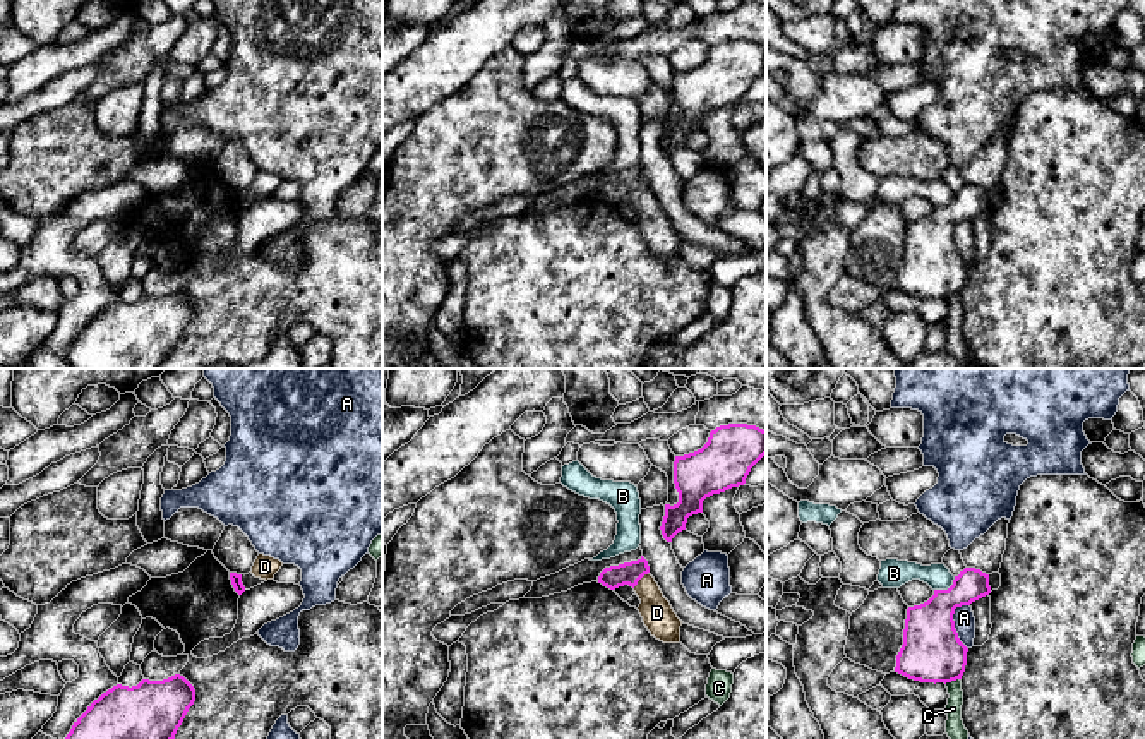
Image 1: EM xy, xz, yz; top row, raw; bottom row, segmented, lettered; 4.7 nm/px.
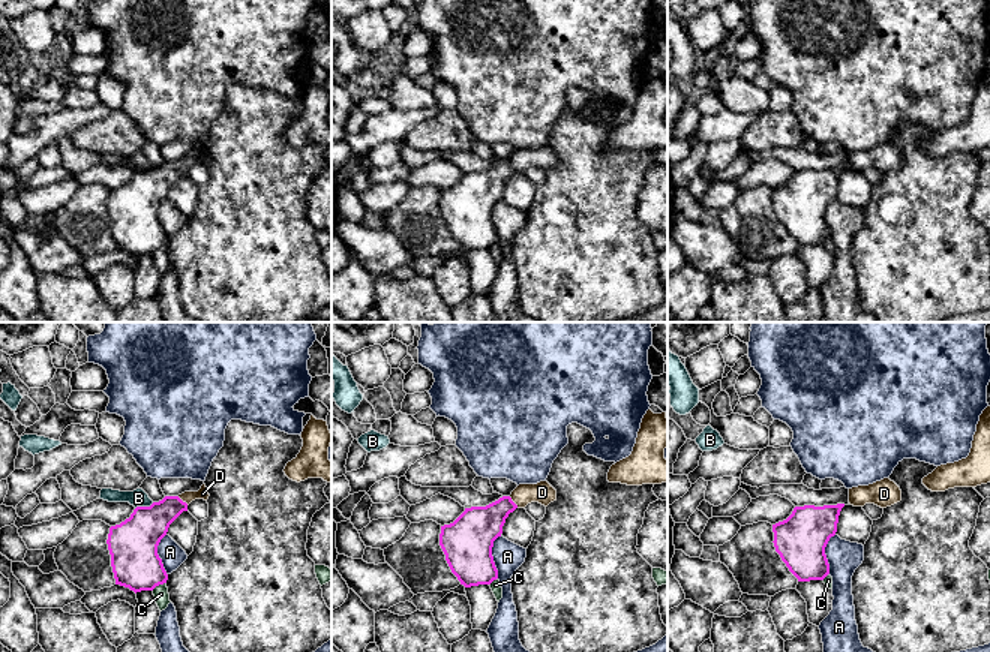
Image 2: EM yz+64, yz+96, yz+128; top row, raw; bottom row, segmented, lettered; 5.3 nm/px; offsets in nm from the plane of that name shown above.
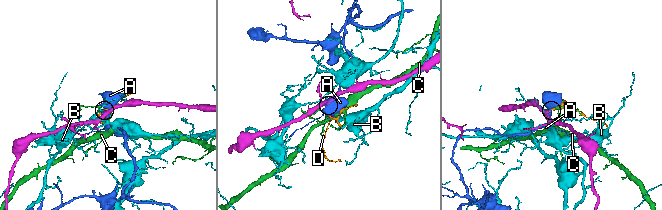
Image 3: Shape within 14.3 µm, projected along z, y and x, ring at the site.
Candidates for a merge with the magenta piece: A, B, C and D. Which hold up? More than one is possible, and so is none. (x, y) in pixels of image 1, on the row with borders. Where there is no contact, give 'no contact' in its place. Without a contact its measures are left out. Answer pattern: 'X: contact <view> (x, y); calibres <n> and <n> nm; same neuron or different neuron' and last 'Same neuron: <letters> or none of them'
A: contact yz (953, 626); calibres 280 and 100 nm; different neuron
B: contact yz (948, 588); calibres 260 and 120 nm; different neuron
C: contact yz (952, 679); calibres 280 and 90 nm; different neuron
D: contact xz (640, 578); calibres 110 and 150 nm; same neuron
Same neuron: D

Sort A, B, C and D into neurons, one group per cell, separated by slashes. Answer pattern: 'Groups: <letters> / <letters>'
Groups: A / B / C / D

